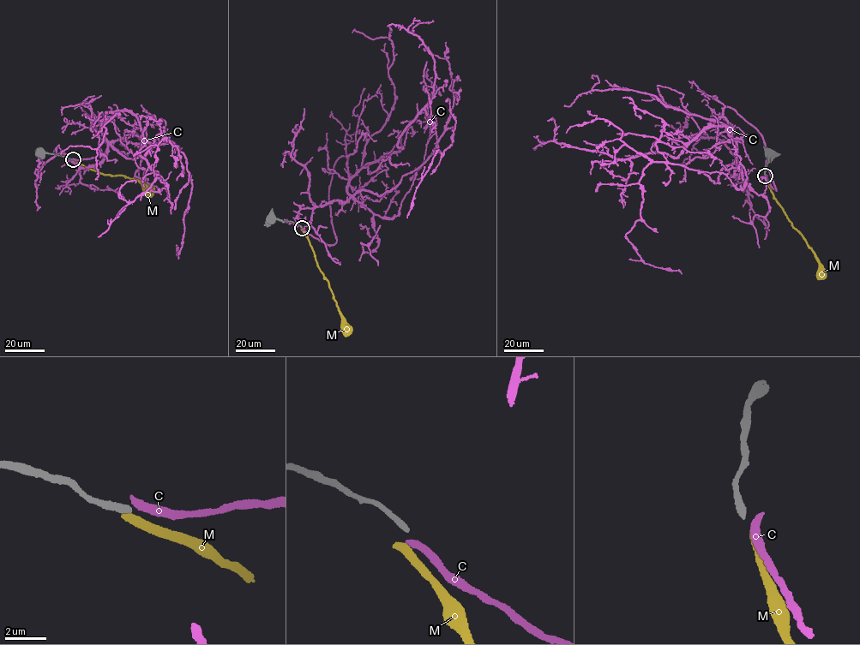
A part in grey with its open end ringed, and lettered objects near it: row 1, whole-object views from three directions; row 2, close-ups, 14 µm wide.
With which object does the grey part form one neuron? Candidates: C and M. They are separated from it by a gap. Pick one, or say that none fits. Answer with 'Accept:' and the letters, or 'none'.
Accept: C

